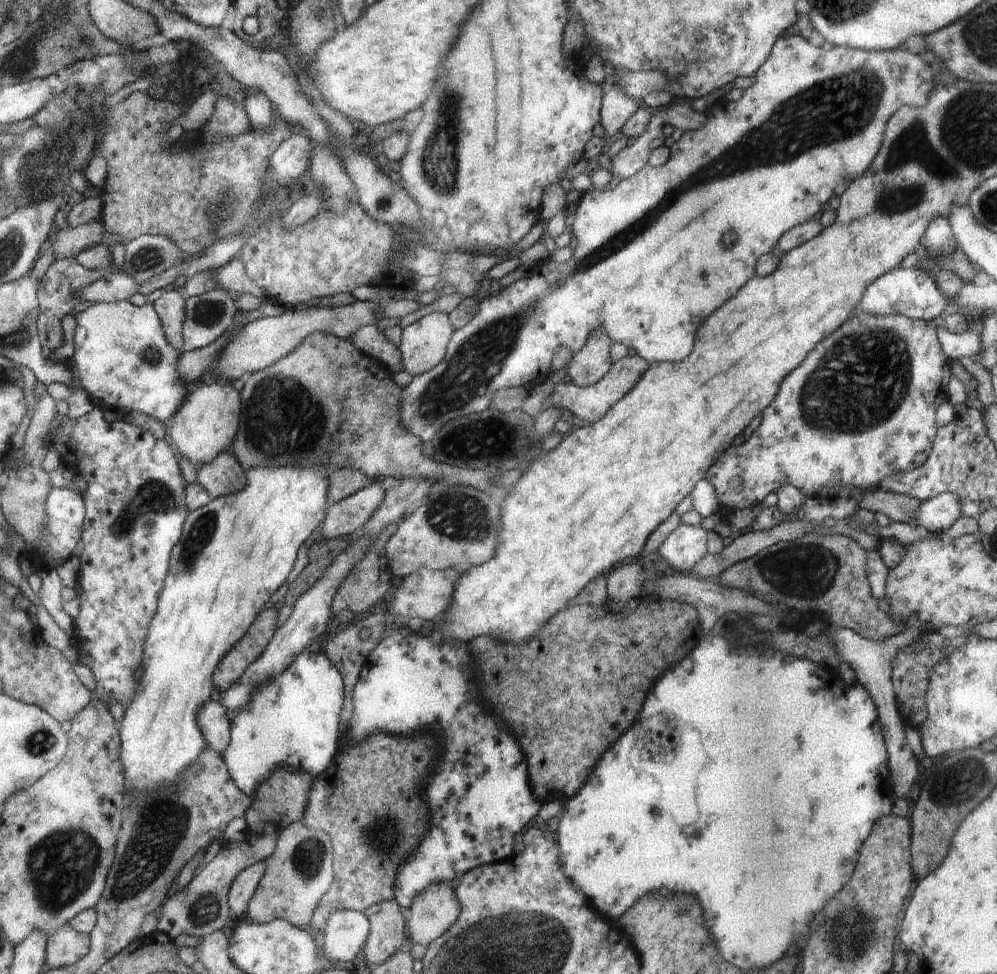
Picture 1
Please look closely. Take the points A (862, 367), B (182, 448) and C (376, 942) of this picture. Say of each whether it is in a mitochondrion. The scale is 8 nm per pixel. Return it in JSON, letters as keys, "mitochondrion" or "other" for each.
{"A":"mitochondrion","B":"other","C":"other"}

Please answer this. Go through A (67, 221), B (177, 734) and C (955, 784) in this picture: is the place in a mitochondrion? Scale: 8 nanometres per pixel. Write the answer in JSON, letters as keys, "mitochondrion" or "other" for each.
{"A":"other","B":"other","C":"mitochondrion"}

